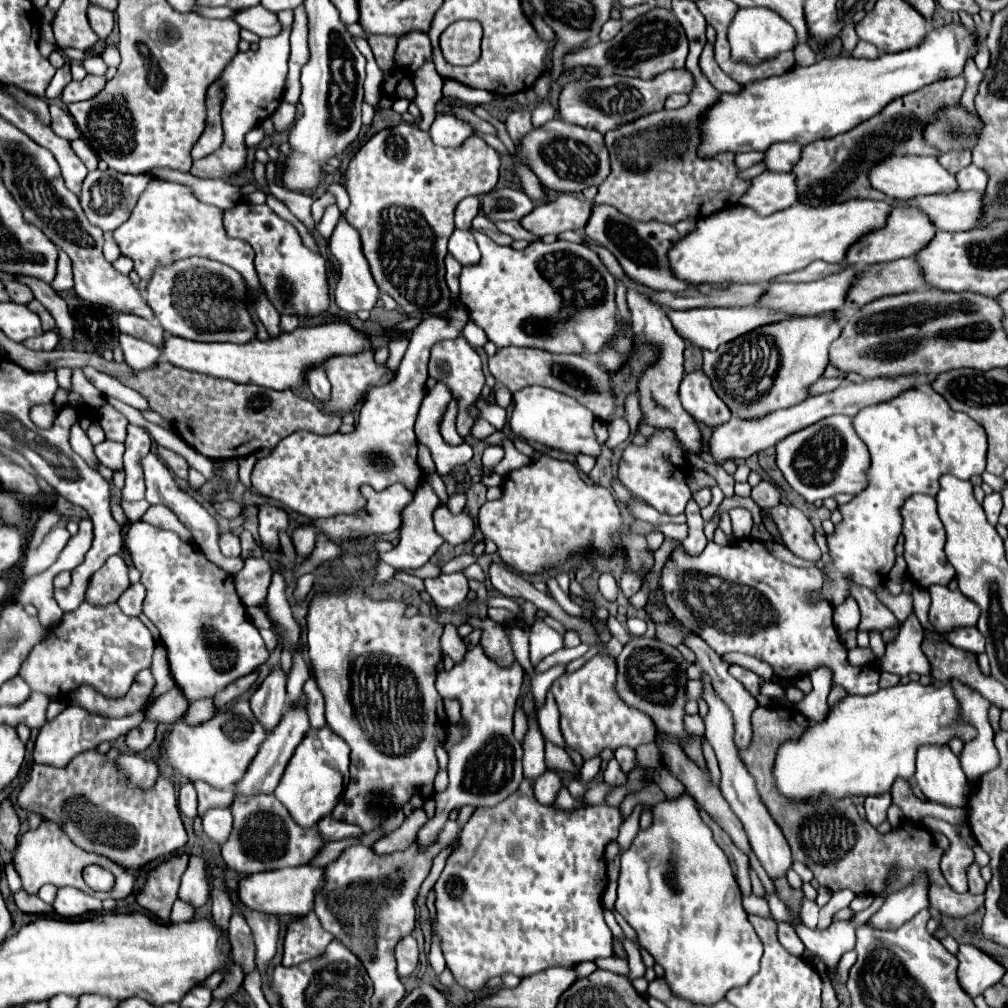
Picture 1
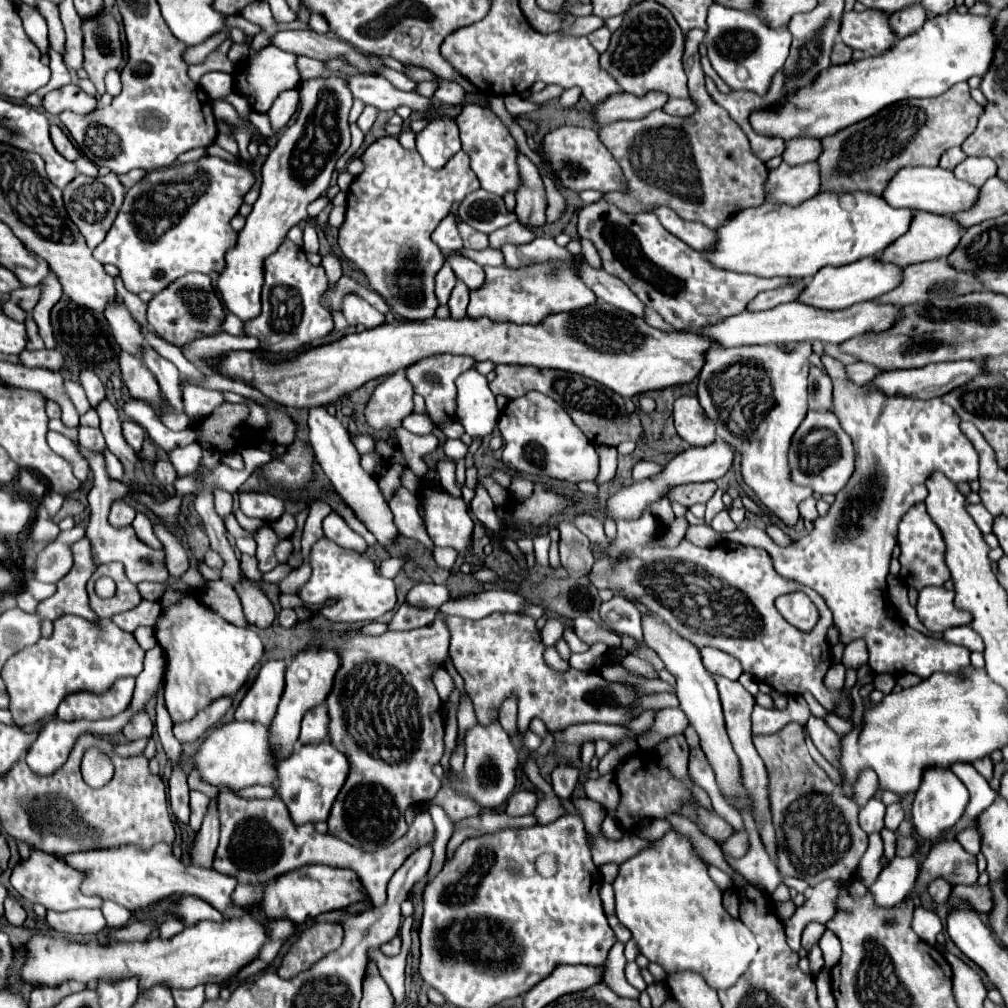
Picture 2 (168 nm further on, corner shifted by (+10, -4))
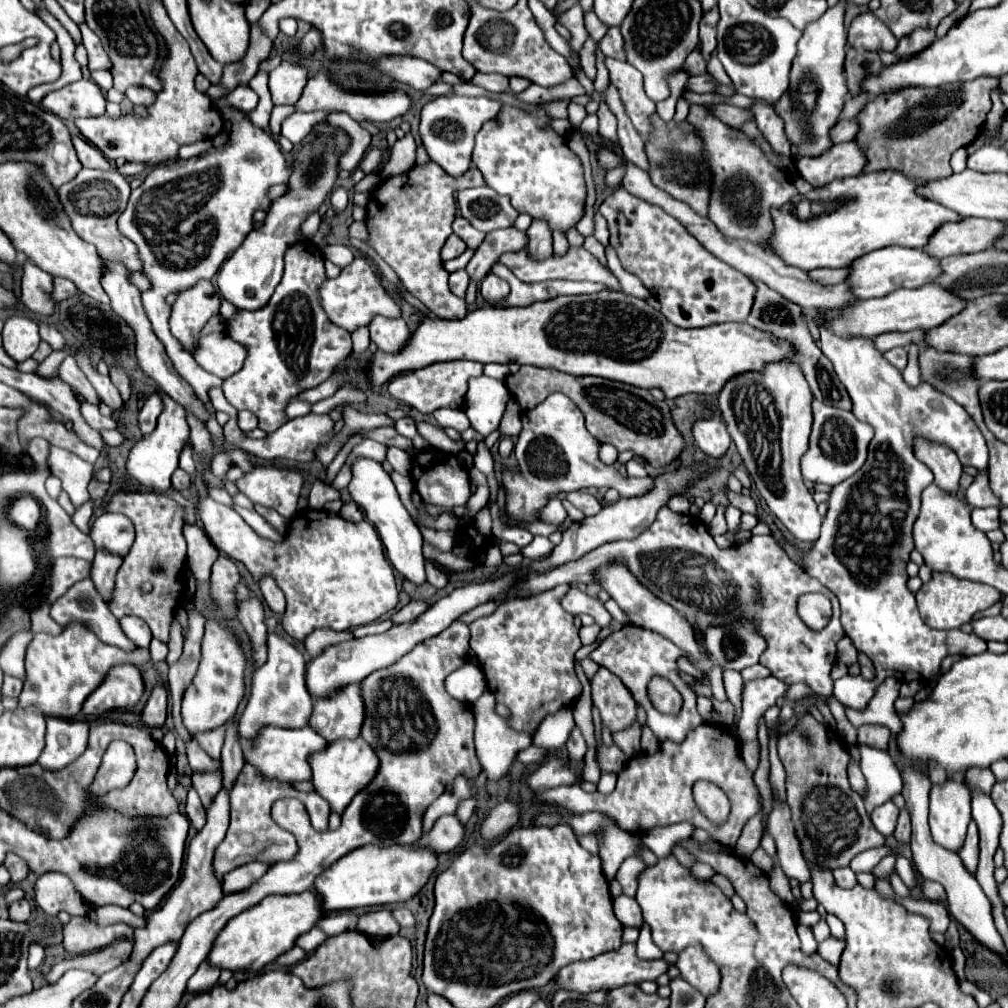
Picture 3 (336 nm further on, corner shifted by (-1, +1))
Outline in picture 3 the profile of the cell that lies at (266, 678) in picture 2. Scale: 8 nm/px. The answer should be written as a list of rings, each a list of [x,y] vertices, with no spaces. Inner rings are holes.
[[[275,631],[269,633],[267,645],[269,645],[269,659],[253,675],[253,691],[239,719],[239,733],[243,739],[255,739],[257,731],[267,725],[305,727],[313,711],[313,697],[309,697],[309,691],[305,689],[305,667],[307,667],[305,655],[299,653],[297,647],[287,643]]]

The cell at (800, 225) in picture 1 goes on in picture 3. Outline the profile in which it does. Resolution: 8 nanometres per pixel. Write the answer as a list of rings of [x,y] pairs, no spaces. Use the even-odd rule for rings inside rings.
[[[871,171],[857,177],[845,177],[835,179],[825,187],[817,187],[809,191],[807,195],[793,197],[787,205],[781,209],[773,209],[773,223],[775,233],[769,239],[771,249],[777,257],[785,259],[785,263],[795,267],[849,267],[855,259],[861,255],[867,255],[869,251],[901,245],[901,247],[913,247],[923,249],[931,235],[949,221],[961,221],[961,215],[955,211],[923,197],[917,193],[919,187],[923,187],[927,181],[923,179],[909,179],[907,175],[899,171]]]

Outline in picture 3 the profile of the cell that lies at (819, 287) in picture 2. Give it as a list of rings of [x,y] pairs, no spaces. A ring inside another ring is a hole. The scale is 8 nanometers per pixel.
[[[885,247],[881,251],[873,251],[851,265],[849,285],[857,299],[873,299],[881,295],[889,295],[897,289],[917,289],[941,275],[939,259],[931,257],[923,249],[907,249],[907,247]]]

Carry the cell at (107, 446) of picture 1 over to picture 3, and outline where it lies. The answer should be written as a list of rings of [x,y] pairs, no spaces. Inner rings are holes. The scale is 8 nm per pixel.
[[[81,401],[81,415],[83,419],[89,423],[89,427],[93,427],[95,431],[103,431],[103,429],[115,429],[117,421],[113,417],[105,417],[99,413],[97,405],[91,405],[87,401]]]

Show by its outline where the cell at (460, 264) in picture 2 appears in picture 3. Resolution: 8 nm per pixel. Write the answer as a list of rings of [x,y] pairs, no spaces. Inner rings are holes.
[[[487,273],[485,279],[481,281],[479,293],[481,293],[481,297],[483,297],[489,305],[497,305],[497,303],[501,303],[501,301],[509,295],[507,281],[499,279],[499,277],[493,275],[493,273]]]

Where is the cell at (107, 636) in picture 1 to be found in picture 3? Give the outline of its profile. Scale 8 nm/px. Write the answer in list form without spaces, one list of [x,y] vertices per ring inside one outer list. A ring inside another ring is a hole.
[[[79,623],[65,627],[61,635],[37,633],[27,647],[27,657],[25,657],[27,679],[19,695],[19,707],[35,705],[45,715],[71,719],[81,711],[83,701],[91,695],[91,691],[95,691],[95,687],[103,683],[111,667],[123,665],[123,663],[141,667],[143,663],[149,663],[149,661],[151,661],[151,655],[147,649],[135,649],[133,653],[125,653],[117,647],[105,645],[95,637],[93,631],[89,631]]]

